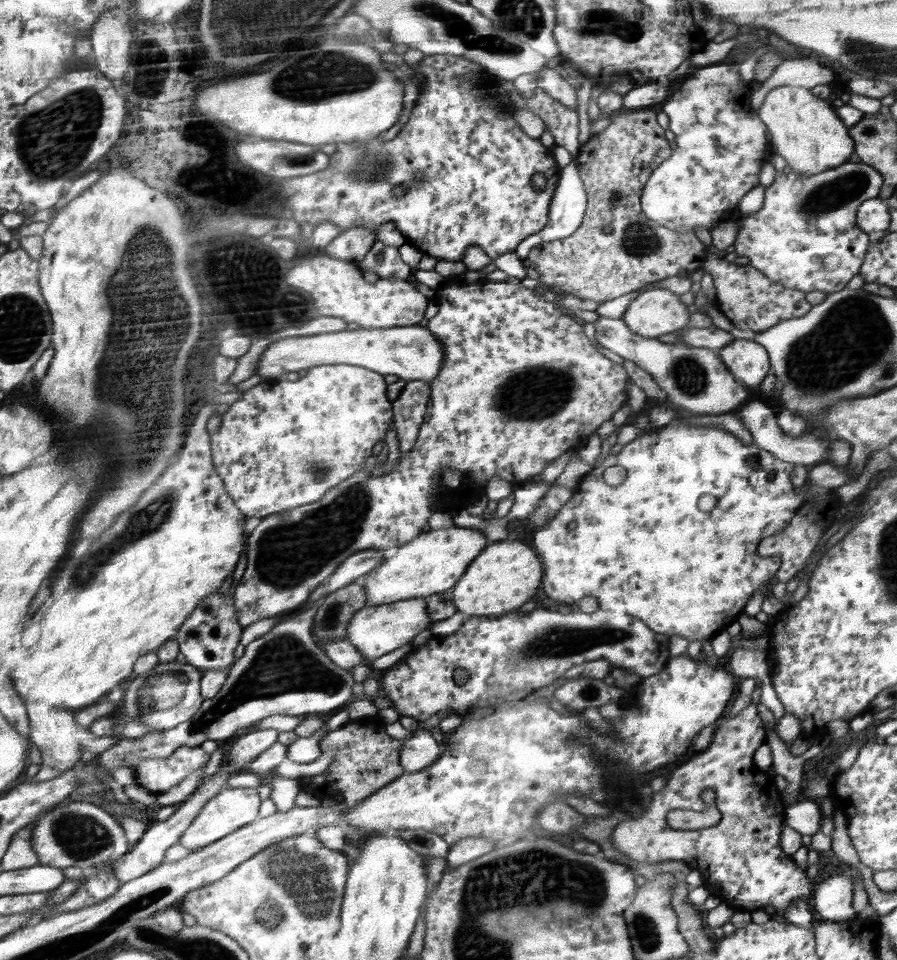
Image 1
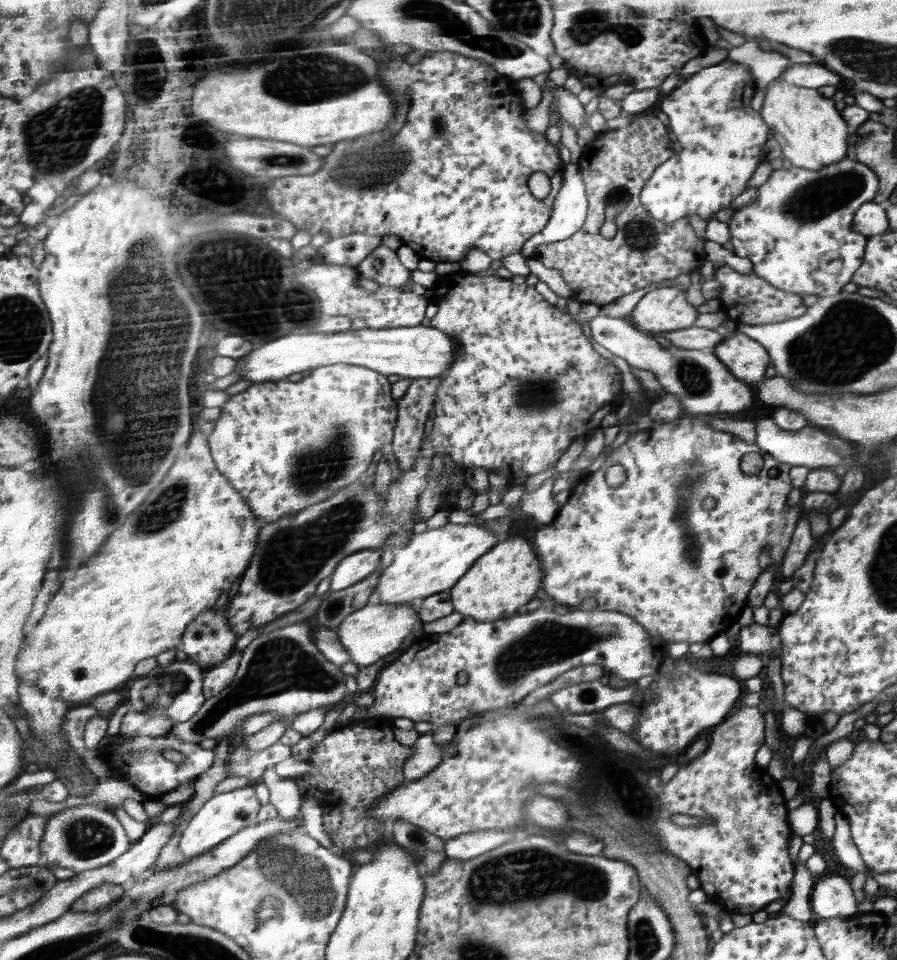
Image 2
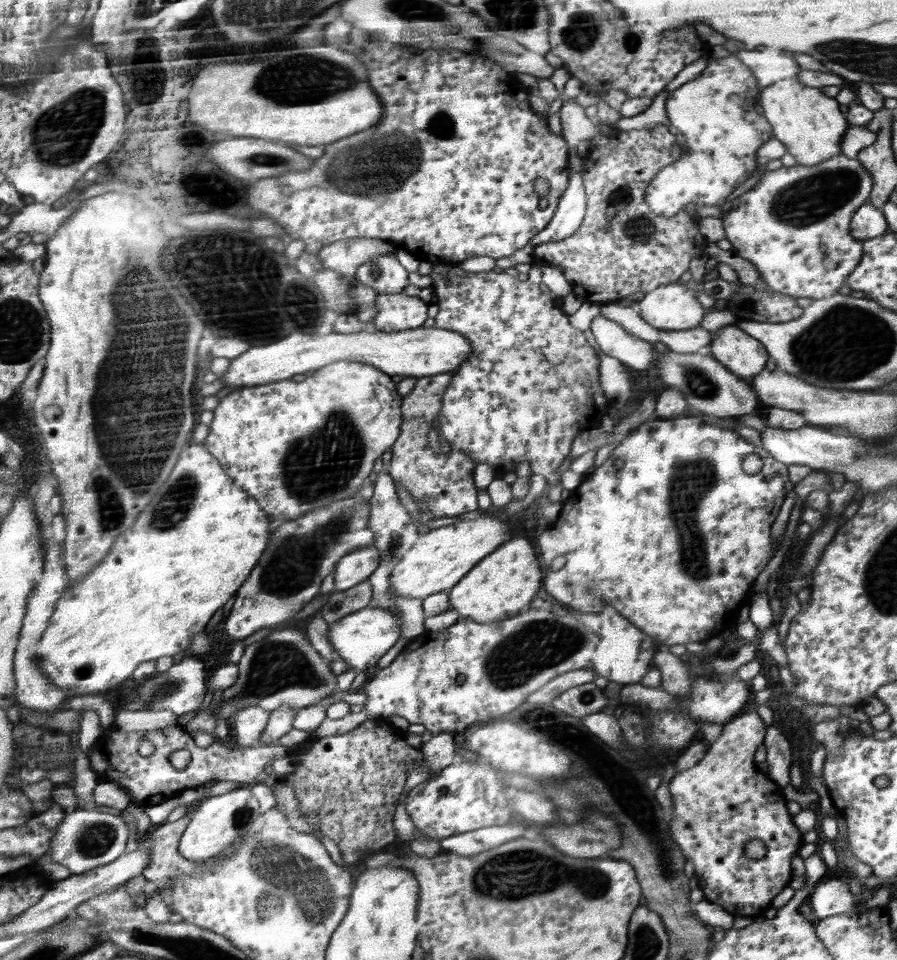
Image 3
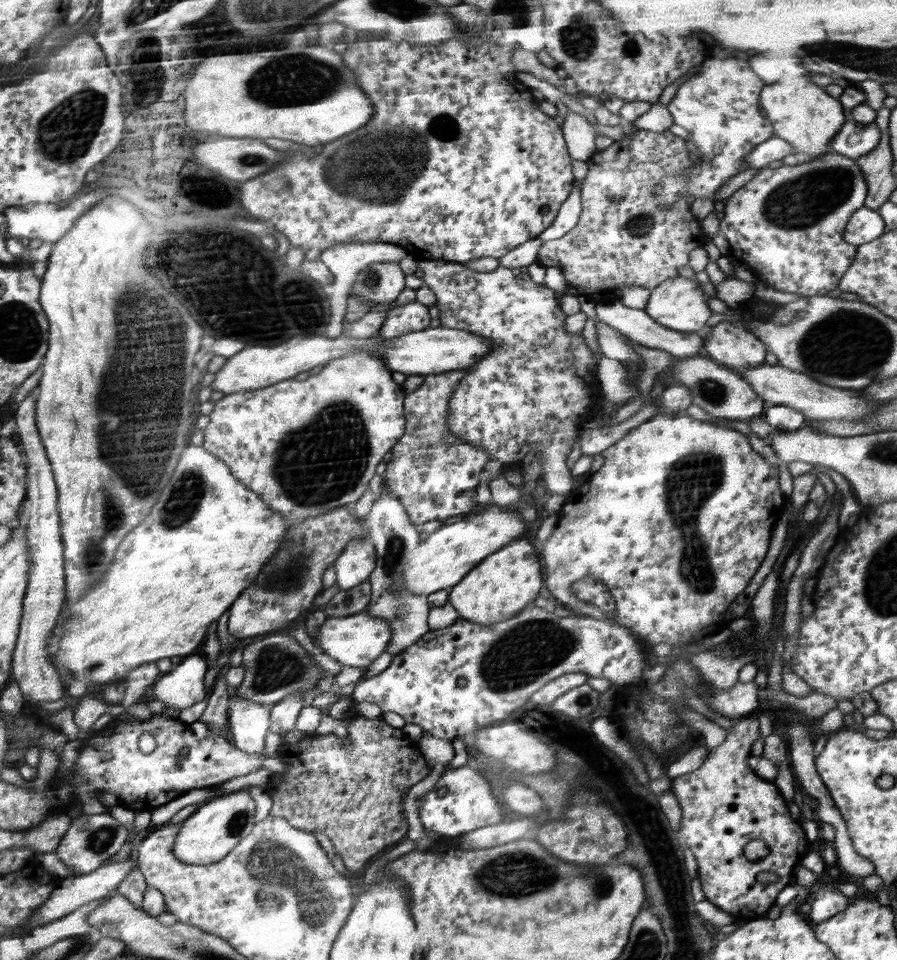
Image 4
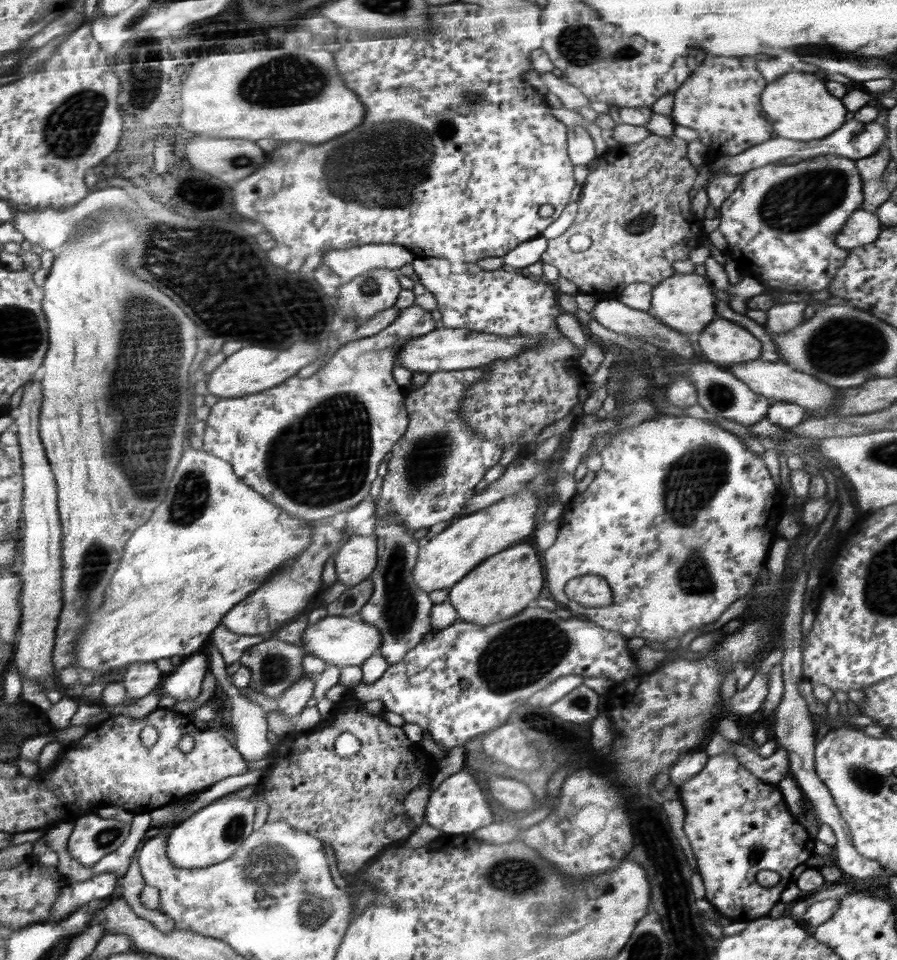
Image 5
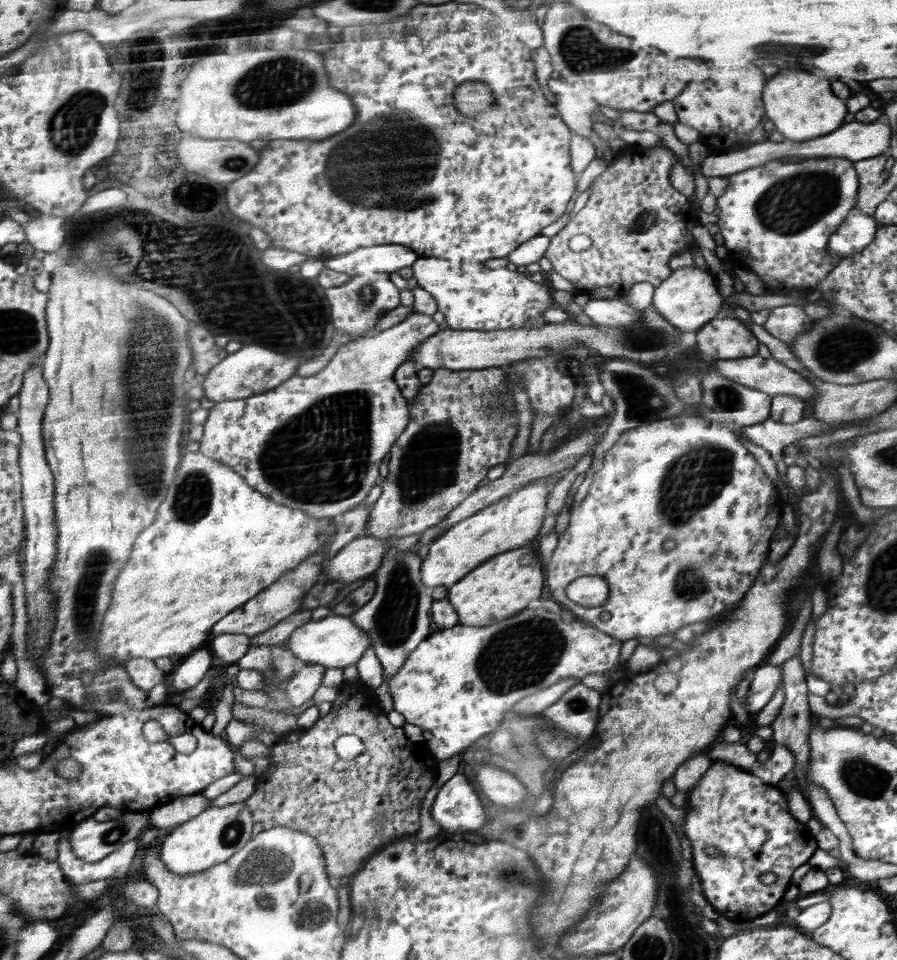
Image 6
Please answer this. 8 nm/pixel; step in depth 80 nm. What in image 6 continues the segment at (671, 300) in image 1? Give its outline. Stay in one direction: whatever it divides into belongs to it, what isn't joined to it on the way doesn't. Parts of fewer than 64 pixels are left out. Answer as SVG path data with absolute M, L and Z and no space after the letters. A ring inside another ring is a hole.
M685 266L676 269L671 276L655 288L653 295L654 308L672 326L676 326L682 332L694 332L710 324L710 320L720 312L722 308L722 296L718 294L718 288L712 280L712 276L706 269L696 266Z

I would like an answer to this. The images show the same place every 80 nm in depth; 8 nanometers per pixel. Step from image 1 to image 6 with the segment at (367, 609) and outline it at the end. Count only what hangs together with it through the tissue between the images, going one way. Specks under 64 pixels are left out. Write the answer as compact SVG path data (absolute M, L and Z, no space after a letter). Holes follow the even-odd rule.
M333 615L322 620L310 620L301 626L283 644L297 658L296 667L301 669L305 664L318 663L323 667L343 668L356 664L364 651L370 647L369 636L356 626L351 617Z

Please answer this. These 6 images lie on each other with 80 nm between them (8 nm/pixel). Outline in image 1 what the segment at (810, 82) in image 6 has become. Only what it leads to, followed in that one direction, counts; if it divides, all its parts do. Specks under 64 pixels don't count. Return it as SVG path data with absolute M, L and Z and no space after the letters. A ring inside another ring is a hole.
M779 86L771 90L760 106L759 117L771 131L776 154L782 156L793 171L815 175L846 163L855 151L855 139L848 136L848 127L830 108L827 99L818 98L811 89Z

